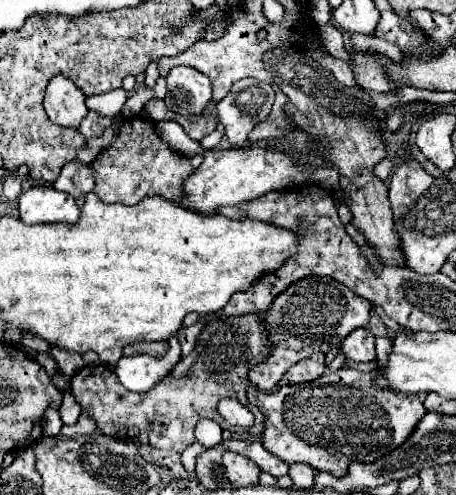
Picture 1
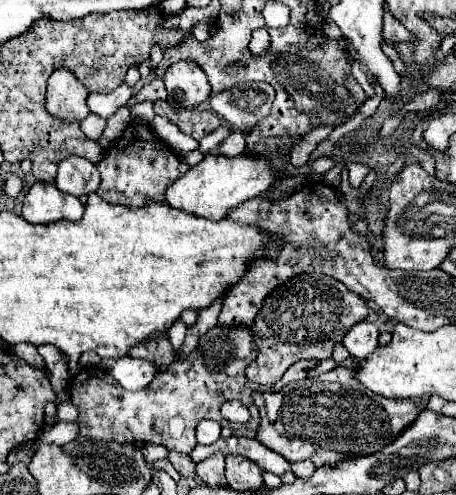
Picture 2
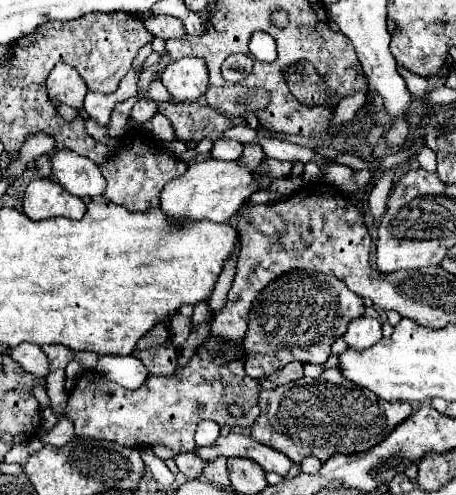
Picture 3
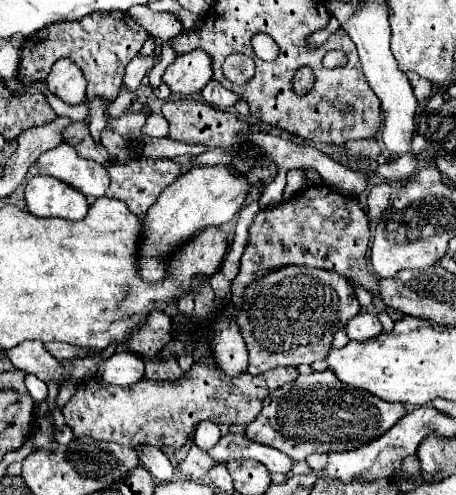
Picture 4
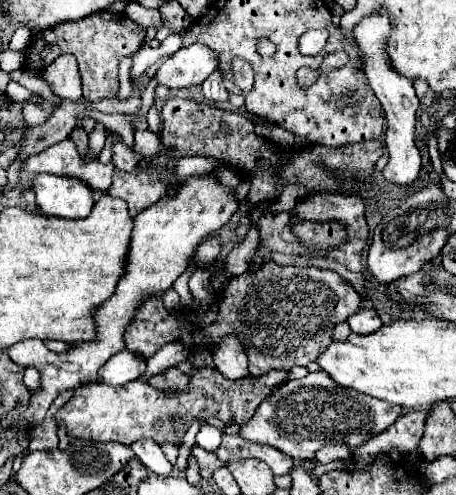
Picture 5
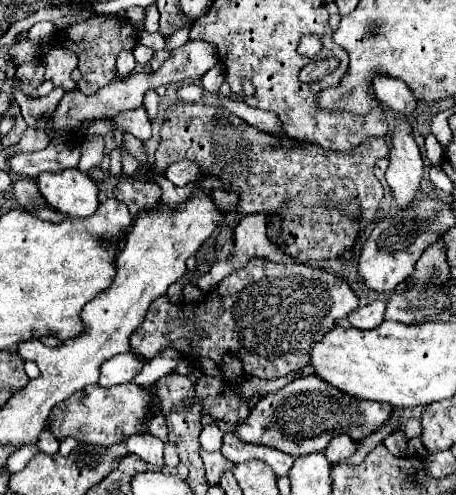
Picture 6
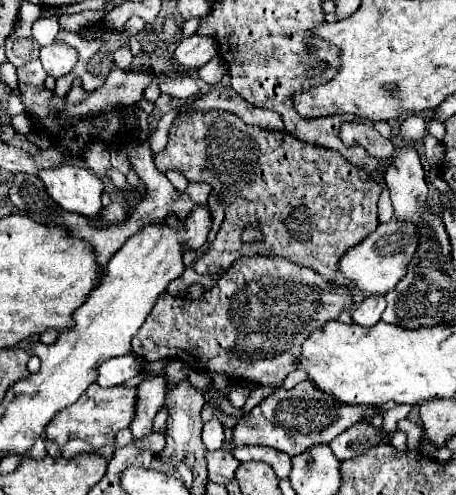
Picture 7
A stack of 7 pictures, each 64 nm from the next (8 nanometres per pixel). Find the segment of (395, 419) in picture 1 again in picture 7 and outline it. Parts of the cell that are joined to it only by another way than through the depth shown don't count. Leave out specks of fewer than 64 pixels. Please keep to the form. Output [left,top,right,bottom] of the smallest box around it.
[232,382,376,456]

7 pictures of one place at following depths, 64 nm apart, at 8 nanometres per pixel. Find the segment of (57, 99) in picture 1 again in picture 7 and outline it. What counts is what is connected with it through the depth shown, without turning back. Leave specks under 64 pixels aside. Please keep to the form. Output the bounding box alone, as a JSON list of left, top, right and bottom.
[40,42,78,76]

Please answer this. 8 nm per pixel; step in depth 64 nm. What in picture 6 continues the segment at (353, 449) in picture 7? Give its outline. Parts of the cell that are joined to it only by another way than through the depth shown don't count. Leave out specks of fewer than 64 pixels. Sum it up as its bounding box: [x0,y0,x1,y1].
[324,434,360,464]

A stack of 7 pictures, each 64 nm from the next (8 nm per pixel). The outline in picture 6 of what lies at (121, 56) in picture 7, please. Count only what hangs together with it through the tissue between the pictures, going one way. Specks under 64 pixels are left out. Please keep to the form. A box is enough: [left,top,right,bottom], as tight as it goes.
[116,50,136,77]

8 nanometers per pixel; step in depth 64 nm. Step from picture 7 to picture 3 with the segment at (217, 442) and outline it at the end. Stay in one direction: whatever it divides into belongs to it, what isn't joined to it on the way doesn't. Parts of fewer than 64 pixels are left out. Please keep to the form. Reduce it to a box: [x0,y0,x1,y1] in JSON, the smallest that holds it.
[196,420,220,448]

